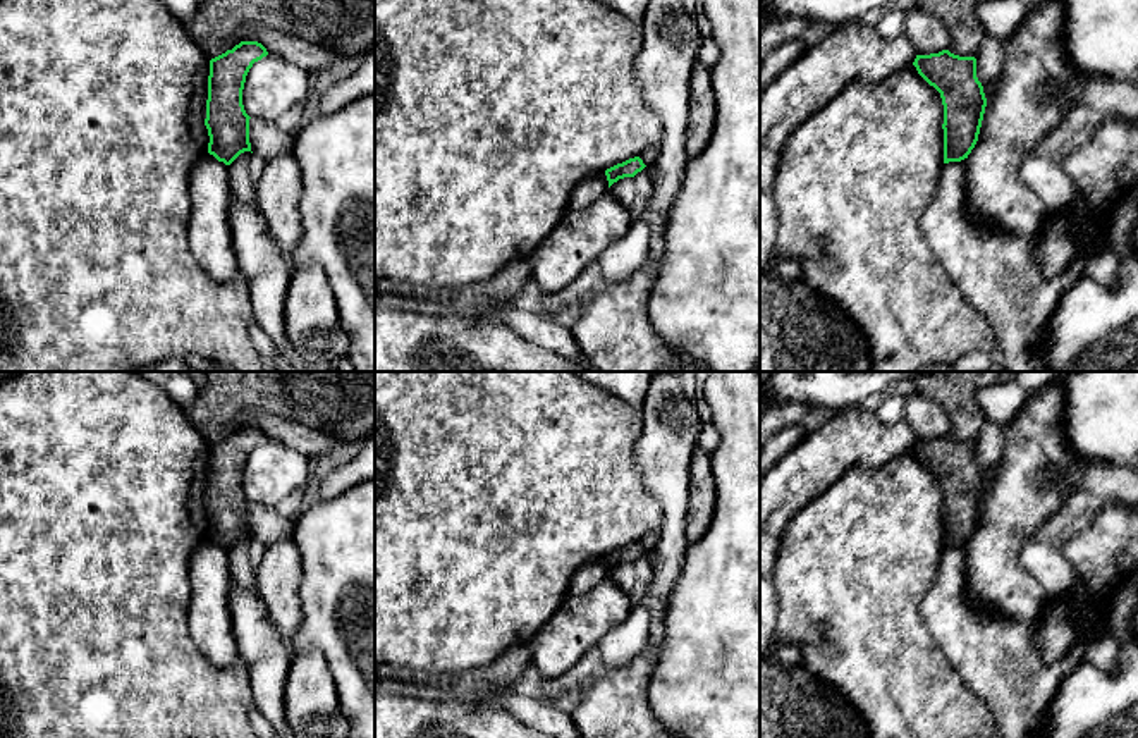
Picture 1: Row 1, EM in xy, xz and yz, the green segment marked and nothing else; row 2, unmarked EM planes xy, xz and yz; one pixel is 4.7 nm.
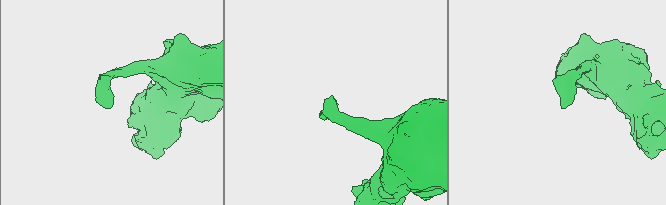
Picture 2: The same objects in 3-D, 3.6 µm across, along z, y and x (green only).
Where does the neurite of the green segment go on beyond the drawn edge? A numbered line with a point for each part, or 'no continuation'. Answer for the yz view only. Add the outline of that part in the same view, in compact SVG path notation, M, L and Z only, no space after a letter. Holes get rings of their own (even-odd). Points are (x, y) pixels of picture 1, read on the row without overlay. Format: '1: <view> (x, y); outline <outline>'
no continuation

